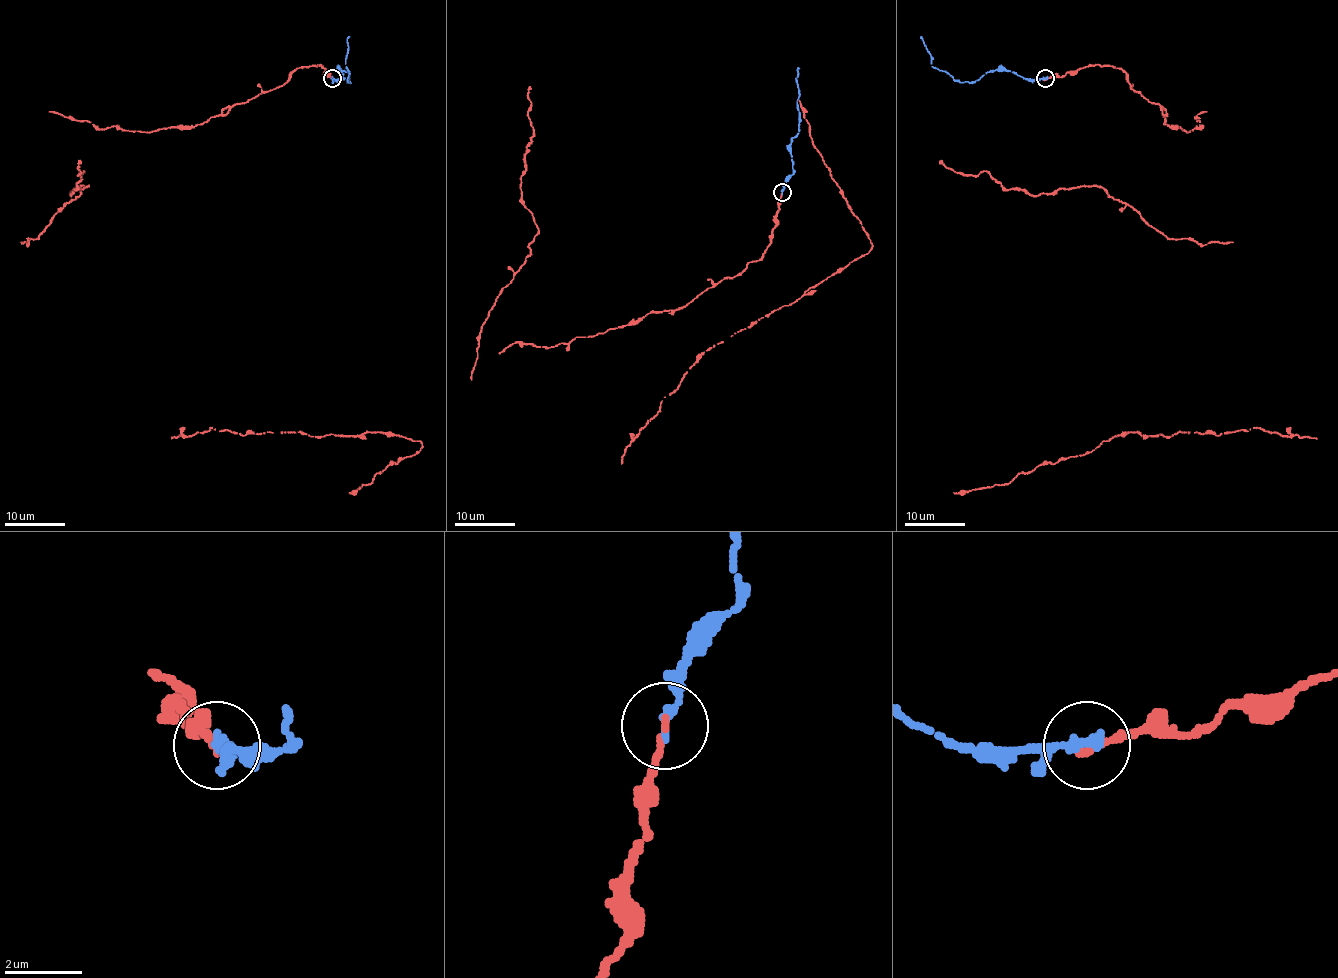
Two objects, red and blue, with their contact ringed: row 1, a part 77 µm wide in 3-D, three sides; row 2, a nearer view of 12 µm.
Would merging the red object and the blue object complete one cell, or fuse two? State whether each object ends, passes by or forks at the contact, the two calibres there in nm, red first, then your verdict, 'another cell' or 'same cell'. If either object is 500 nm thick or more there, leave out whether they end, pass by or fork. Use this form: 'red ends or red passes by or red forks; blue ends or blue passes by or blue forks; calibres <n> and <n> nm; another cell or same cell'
red ends; blue ends; calibres 200 and 280 nm; same cell

